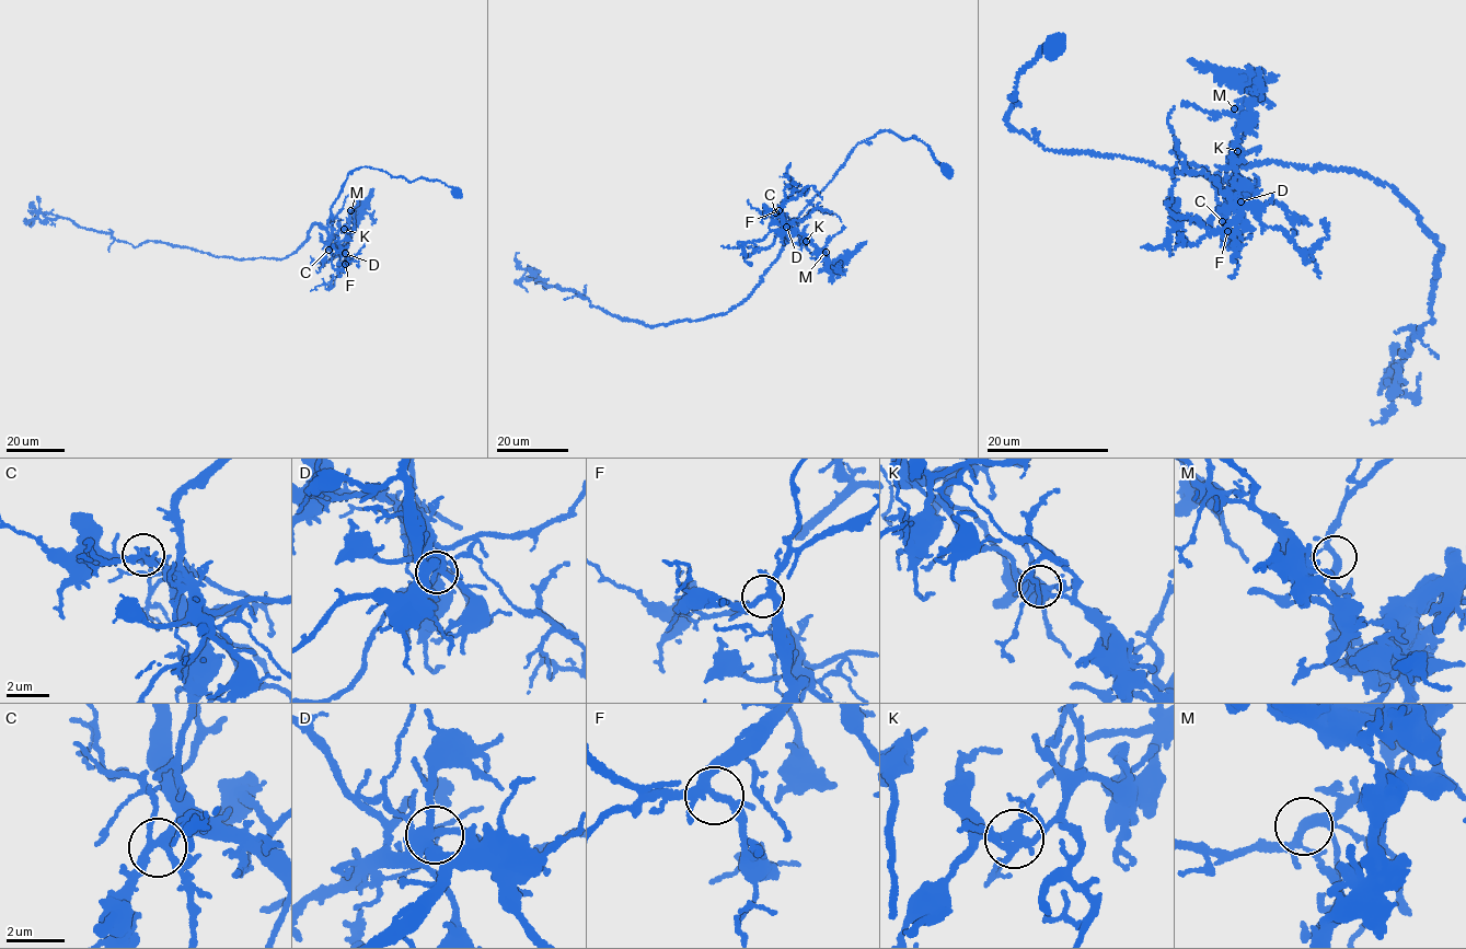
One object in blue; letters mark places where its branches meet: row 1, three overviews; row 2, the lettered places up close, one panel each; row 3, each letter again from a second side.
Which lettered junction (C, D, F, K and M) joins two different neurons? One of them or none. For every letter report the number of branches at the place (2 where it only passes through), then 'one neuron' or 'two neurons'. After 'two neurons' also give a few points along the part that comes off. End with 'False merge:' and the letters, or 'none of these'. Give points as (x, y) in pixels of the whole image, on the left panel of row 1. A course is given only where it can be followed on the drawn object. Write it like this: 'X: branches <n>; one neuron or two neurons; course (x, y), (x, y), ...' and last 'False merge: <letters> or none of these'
C: branches 5; one neuron
D: branches 5; one neuron
F: branches 5; one neuron
K: branches 5; two neurons; course (344, 228), (358, 221), (373, 189)
M: branches 5; one neuron
False merge: K

